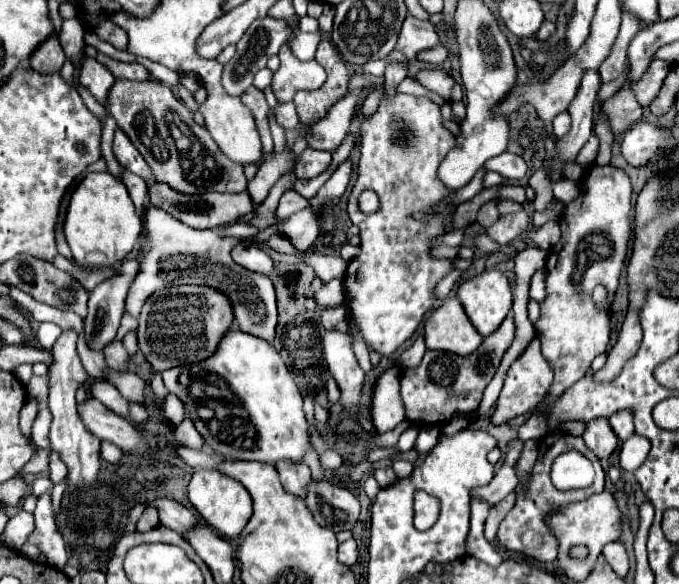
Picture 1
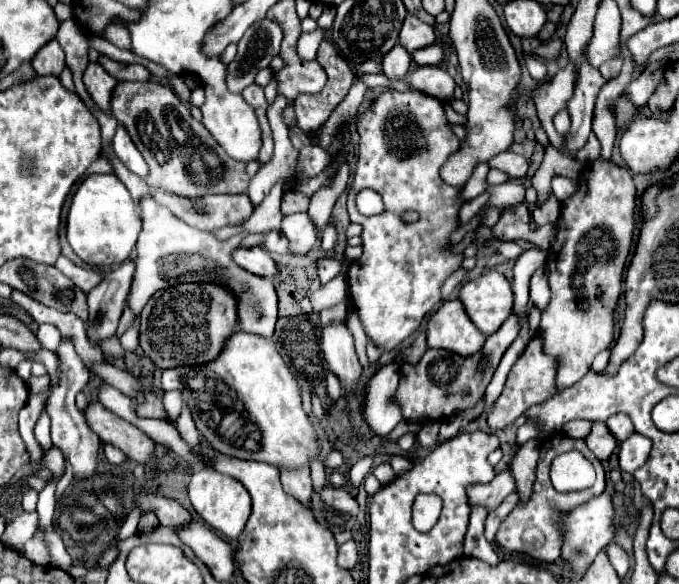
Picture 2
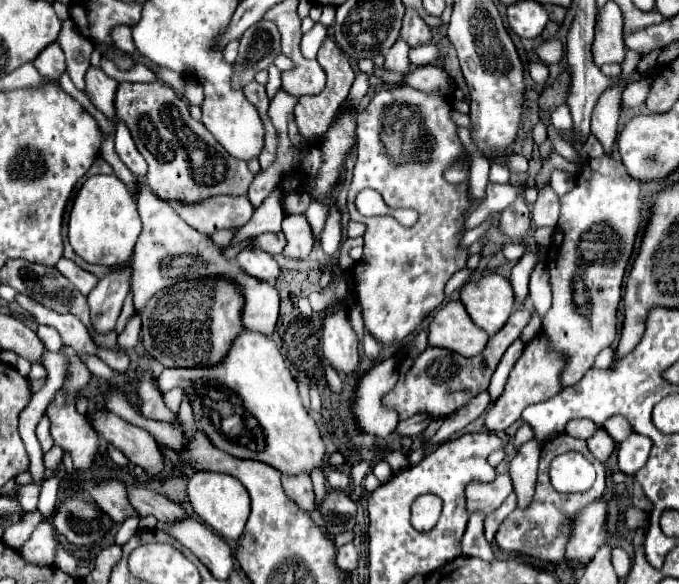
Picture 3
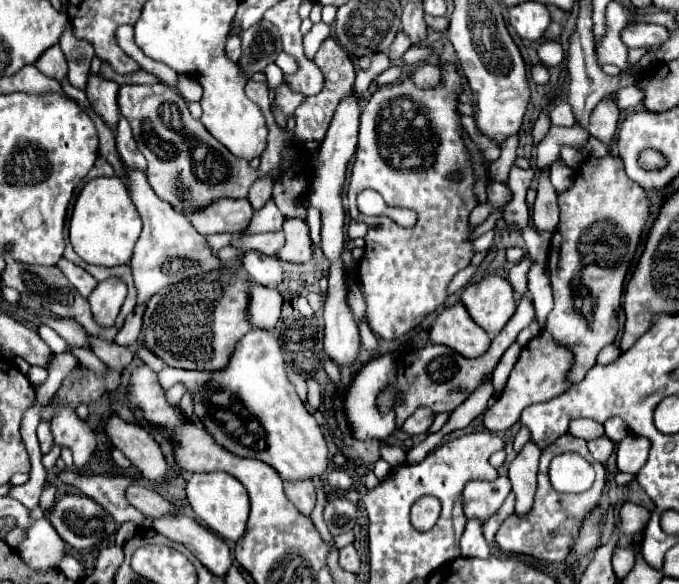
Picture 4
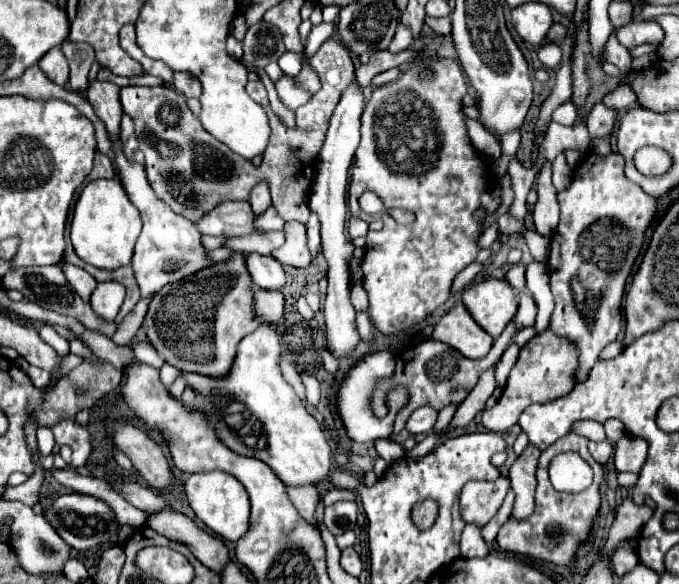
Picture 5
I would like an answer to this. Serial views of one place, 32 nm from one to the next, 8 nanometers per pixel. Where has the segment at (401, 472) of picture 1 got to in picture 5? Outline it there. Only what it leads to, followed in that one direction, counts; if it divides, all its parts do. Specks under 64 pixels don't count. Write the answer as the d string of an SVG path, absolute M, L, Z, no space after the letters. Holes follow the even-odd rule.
M380 438L380 440L374 442L374 446L376 446L376 450L378 450L378 456L384 458L388 464L392 464L394 460L404 458L402 446L400 446L396 440L392 440L392 438Z

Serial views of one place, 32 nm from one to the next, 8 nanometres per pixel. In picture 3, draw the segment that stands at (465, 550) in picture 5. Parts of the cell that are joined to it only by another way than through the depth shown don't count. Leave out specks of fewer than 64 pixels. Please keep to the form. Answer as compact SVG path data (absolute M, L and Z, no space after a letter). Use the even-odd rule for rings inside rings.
M480 514L470 516L466 532L462 536L462 554L476 556L482 560L492 560L494 552L492 552L490 544L486 542L482 528L484 528L484 516L480 516Z

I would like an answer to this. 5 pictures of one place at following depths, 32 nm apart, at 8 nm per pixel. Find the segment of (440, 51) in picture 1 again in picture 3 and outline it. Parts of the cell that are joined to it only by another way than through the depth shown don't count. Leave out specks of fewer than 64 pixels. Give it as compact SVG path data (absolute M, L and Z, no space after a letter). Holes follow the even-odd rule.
M426 44L412 48L408 52L409 63L413 66L421 66L432 63L438 58L439 51L434 44Z

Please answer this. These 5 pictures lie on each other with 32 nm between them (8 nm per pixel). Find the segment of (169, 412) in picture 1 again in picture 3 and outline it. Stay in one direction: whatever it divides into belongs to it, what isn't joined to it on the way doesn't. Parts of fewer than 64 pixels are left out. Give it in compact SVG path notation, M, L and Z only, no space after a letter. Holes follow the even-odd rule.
M172 388L172 390L168 390L168 392L164 394L164 402L166 402L166 406L168 406L172 412L176 412L178 406L180 406L182 396L184 396L184 390L182 390L182 388Z

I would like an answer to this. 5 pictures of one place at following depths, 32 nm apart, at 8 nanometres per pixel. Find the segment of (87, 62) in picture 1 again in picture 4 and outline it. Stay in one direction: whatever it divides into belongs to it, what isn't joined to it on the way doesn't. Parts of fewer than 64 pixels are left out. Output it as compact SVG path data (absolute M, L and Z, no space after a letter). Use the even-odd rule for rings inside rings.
M90 76L88 86L86 86L86 96L88 102L92 104L94 112L106 122L106 126L114 132L116 124L120 120L120 110L116 104L118 96L118 84L112 80L104 80L100 76Z

